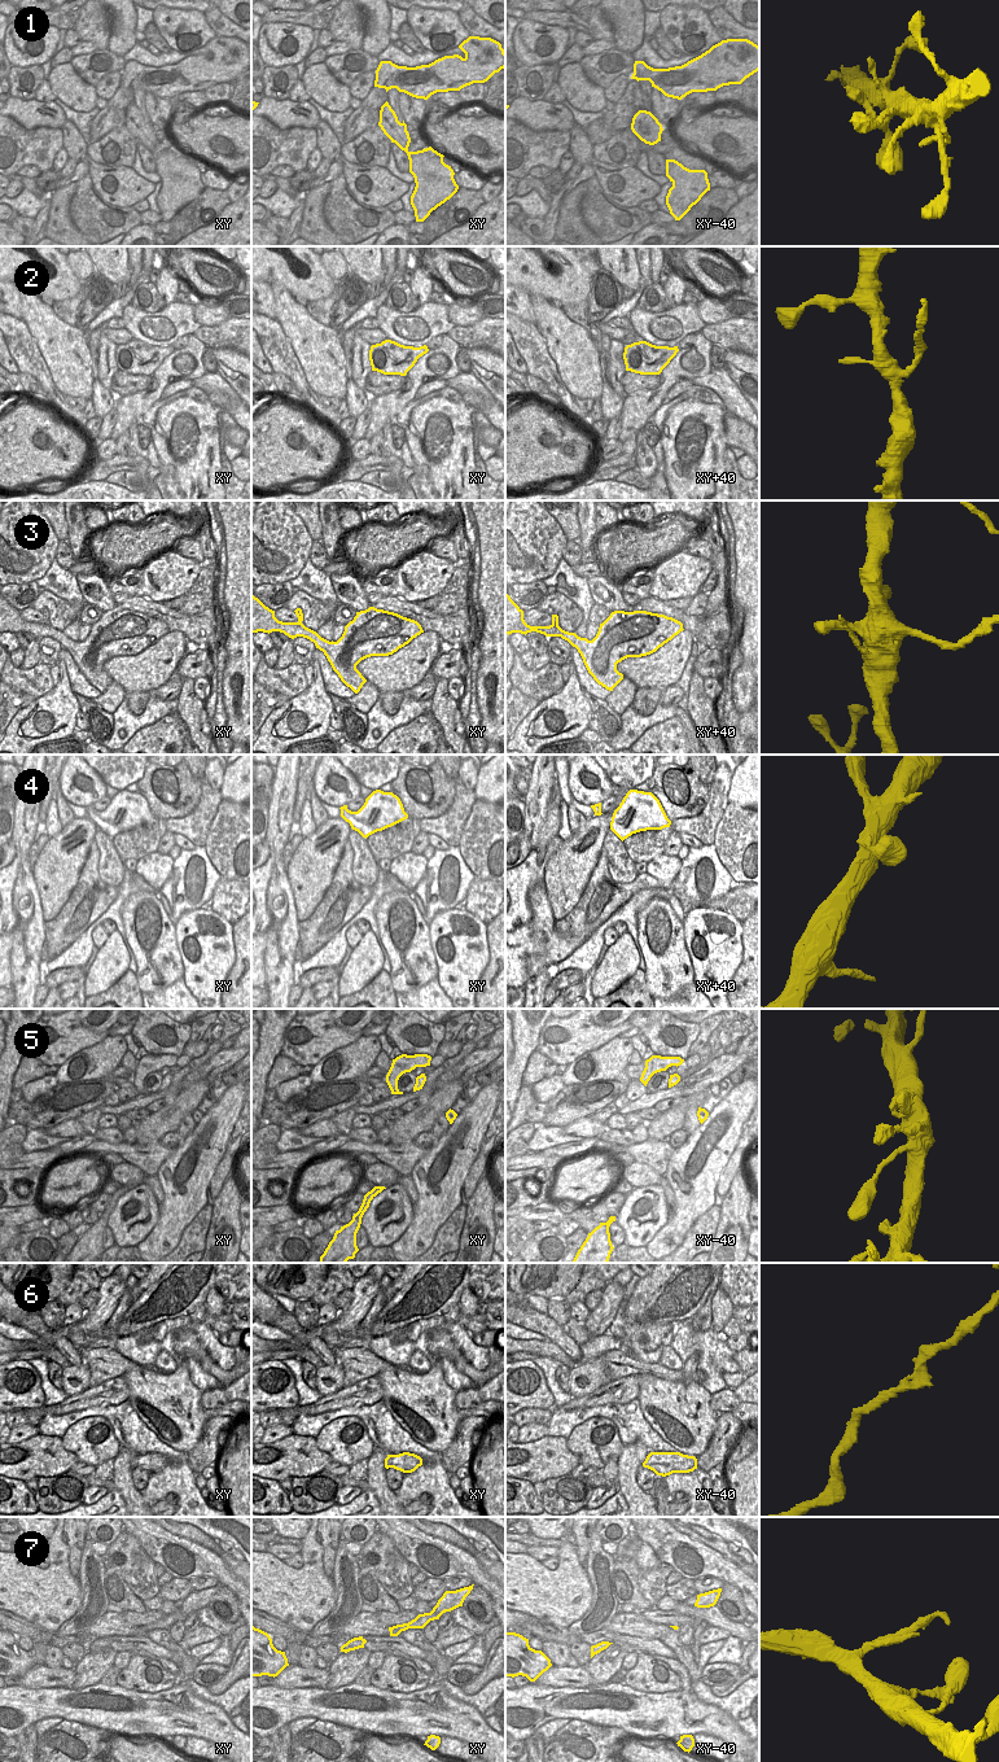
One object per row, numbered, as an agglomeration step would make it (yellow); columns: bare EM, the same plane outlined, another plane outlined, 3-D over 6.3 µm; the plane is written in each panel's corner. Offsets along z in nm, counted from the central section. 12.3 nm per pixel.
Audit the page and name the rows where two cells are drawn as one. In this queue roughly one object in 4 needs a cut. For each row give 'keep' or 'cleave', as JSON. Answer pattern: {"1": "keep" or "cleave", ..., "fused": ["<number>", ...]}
{"1": "keep", "2": "keep", "3": "keep", "4": "keep", "5": "keep", "6": "keep", "7": "keep", "fused": []}

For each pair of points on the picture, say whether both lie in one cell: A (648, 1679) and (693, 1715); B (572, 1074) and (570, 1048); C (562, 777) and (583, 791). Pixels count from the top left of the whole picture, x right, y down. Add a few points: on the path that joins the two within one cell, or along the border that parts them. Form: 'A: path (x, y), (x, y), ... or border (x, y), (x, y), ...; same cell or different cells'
A: border (635, 1688), (643, 1692), (673, 1692), (679, 1690); different cells
B: border (599, 1048), (585, 1052), (568, 1066); different cells
C: border (568, 768), (568, 788), (572, 795); different cells

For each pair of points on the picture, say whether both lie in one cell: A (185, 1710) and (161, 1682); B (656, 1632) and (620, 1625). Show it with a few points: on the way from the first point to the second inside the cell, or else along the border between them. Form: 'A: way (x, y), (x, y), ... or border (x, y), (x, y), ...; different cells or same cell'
A: border (176, 1675), (176, 1682), (165, 1691), (137, 1692); different cells
B: way (647, 1630), (636, 1625), (629, 1625); same cell

